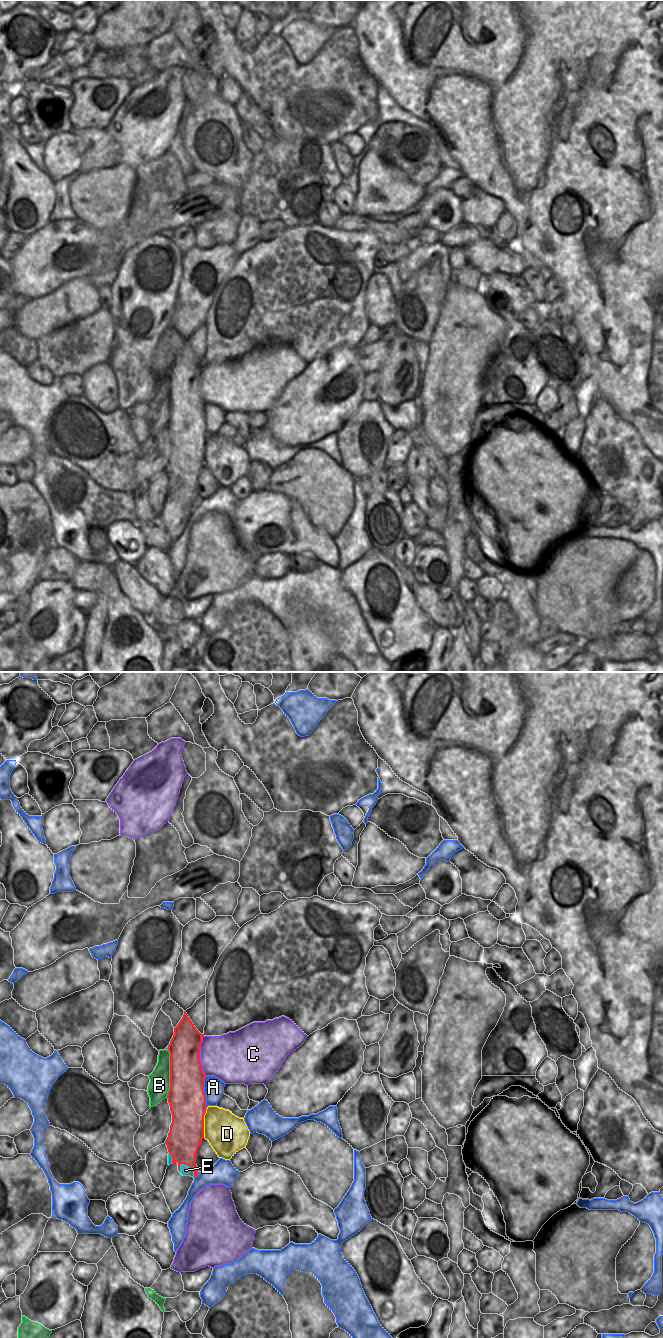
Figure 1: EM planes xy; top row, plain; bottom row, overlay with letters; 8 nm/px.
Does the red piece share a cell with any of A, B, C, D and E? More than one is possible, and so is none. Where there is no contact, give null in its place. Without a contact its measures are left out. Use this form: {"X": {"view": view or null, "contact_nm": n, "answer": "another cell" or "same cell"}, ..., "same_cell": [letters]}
{"A": {"view": "xy", "contact_nm": 240, "answer": "another cell"}, "B": {"view": "xy", "contact_nm": 380, "answer": "another cell"}, "C": {"view": "xy", "contact_nm": 320, "answer": "another cell"}, "D": {"view": "xy", "contact_nm": 260, "answer": "another cell"}, "E": {"view": "xy", "contact_nm": 160, "answer": "same cell"}, "same_cell": ["E"]}

